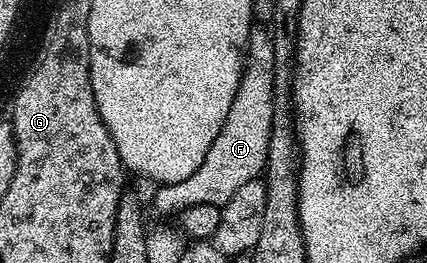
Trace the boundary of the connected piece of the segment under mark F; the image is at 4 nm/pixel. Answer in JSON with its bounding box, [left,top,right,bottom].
[154,26,276,212]

